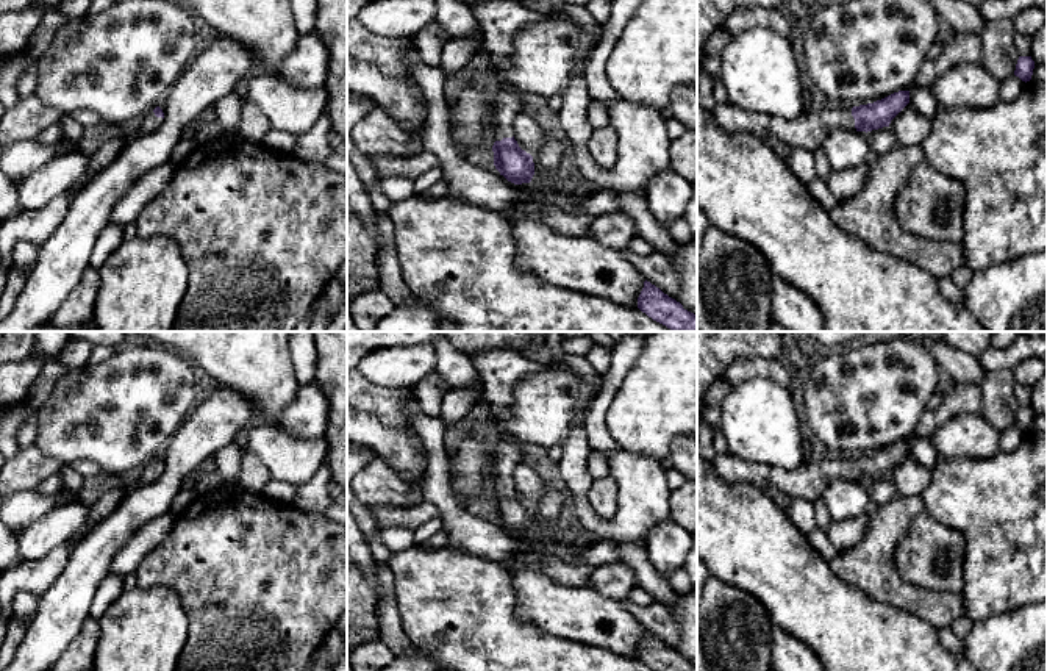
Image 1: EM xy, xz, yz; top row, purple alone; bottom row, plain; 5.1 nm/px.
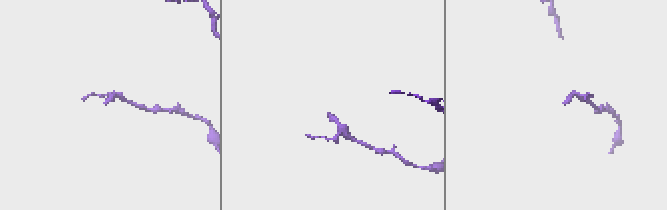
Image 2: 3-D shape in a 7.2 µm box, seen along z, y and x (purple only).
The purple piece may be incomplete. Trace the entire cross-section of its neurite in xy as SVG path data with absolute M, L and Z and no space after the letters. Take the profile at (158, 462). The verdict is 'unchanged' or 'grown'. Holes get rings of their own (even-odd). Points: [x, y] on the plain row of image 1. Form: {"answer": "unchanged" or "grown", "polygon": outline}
{"answer": "grown", "polygon": "M156 457L155 460L148 461L141 471L139 471L139 479L138 479L138 485L145 485L145 483L153 483L155 480L158 480L158 477L161 475L164 469L164 463L159 457Z"}

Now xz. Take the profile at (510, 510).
{"answer": "grown", "polygon": "M503 433L497 452L492 454L497 465L491 479L494 516L514 535L530 533L534 526L533 507L519 497L509 471L511 466L524 463L527 450L527 444Z"}

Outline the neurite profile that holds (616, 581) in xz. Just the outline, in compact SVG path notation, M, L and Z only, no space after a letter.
M613 562L592 568L589 585L609 599L625 601L638 582L630 566L624 562Z

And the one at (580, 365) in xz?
M564 355L564 361L575 374L584 377L594 385L599 383L599 372L591 366L586 357Z

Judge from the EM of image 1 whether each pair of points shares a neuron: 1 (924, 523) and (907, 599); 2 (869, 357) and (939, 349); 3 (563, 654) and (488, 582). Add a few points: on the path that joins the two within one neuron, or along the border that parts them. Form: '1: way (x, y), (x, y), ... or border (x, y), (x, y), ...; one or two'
1: border (894, 549), (902, 577), (946, 592); two
2: border (925, 348), (939, 365); two
3: way (539, 654), (491, 606); one

